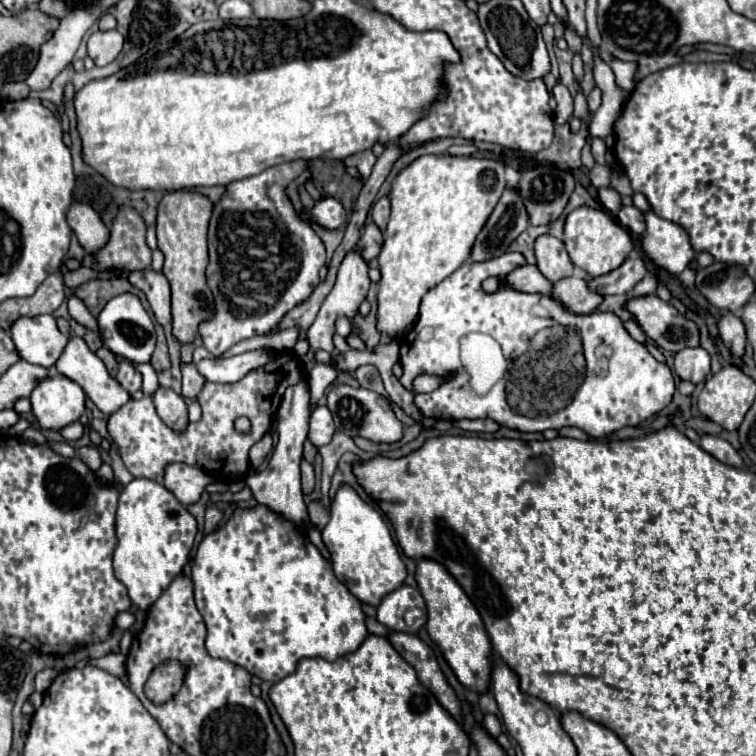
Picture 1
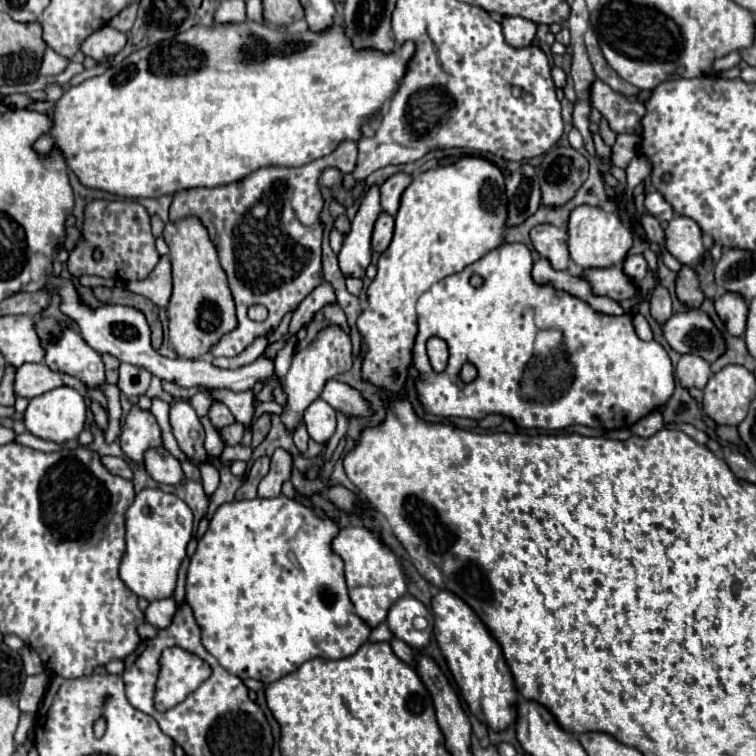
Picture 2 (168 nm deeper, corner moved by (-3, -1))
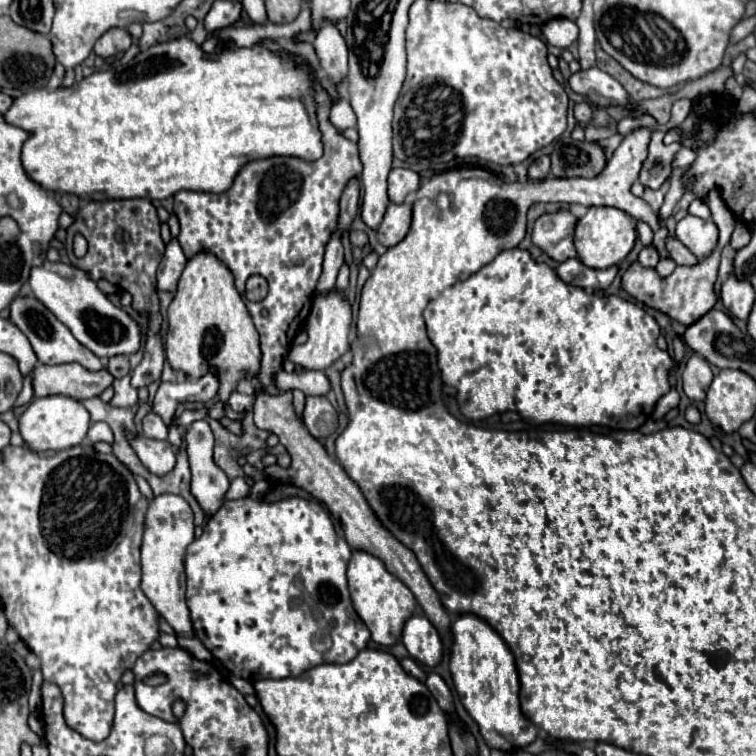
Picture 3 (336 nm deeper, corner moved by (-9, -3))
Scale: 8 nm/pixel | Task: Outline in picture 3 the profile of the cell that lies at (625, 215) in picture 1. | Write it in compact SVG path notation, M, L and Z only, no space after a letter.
M667 236L667 240L665 240L665 246L667 246L667 250L669 250L669 256L677 262L677 264L687 264L687 266L691 266L691 264L695 264L697 262L697 258L675 238L675 236Z

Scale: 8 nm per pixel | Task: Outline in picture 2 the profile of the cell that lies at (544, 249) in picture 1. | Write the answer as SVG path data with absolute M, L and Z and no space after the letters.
M539 224L531 230L531 242L535 250L551 262L555 270L567 270L569 252L567 252L567 232L553 224Z

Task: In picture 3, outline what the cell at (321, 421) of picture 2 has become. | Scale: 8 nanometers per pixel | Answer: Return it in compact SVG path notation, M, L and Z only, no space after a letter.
M309 396L303 412L303 422L313 438L327 438L337 430L337 410L325 396Z

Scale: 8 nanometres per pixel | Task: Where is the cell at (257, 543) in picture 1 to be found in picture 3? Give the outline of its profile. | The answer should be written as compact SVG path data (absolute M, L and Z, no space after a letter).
M249 496L241 498L241 500L223 502L223 506L211 516L207 526L203 528L201 538L191 542L191 546L187 548L187 558L185 558L187 606L191 612L191 622L193 622L197 638L205 644L205 648L209 648L209 652L217 660L223 662L223 666L231 674L245 678L245 680L251 680L251 682L257 682L263 678L299 676L317 664L325 664L325 662L345 664L345 662L353 660L357 656L357 652L361 652L369 644L371 634L351 604L351 596L349 596L349 588L347 588L347 562L349 562L349 558L351 558L351 548L349 548L347 540L339 538L335 534L333 522L319 502L305 500L305 498L283 498L277 502L257 502Z

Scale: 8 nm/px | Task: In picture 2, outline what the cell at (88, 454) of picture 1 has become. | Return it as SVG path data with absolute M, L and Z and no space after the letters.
M105 456L103 458L103 466L111 472L111 474L117 474L125 480L133 480L133 470L129 468L129 464L123 460L123 458L113 458L113 456Z

